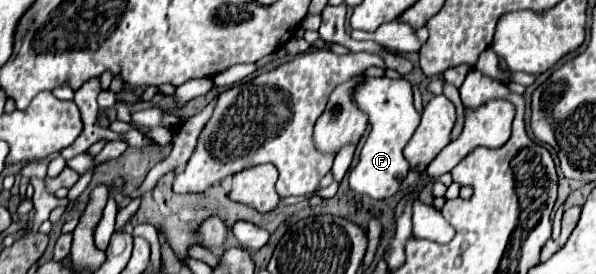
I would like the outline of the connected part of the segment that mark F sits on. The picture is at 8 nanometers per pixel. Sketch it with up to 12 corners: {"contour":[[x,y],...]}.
{"contour":[[363,77],[355,105],[371,133],[353,191],[383,200],[401,191],[403,155],[420,123],[411,83]]}

